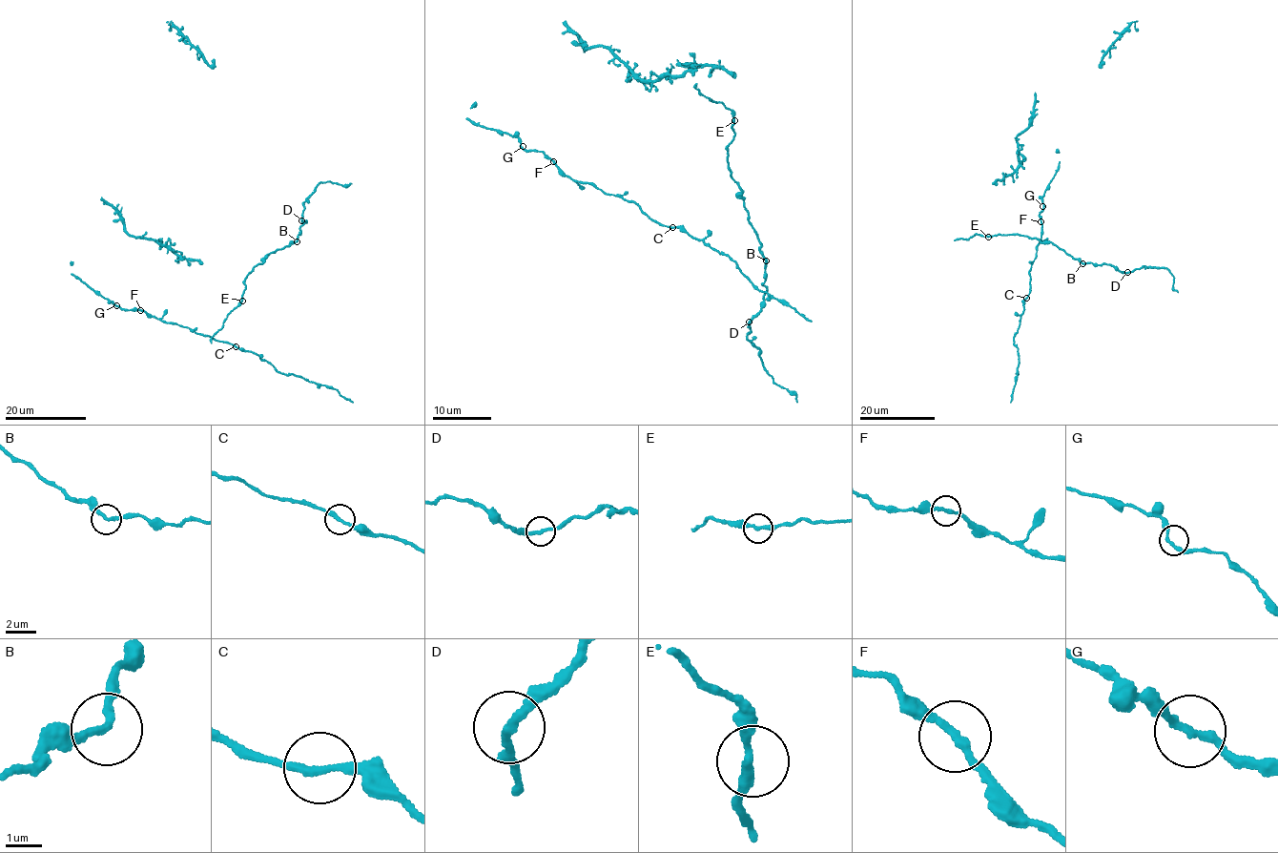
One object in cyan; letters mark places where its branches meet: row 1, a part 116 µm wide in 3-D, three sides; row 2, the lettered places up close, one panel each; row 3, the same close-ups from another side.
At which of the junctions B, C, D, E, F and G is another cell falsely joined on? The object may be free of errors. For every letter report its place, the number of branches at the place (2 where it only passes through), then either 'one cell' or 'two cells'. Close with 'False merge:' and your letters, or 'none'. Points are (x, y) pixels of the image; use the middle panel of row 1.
B: place (766, 260); branches 2; one cell
C: place (672, 227); branches 2; one cell
D: place (749, 322); branches 2; one cell
E: place (734, 120); branches 2; one cell
F: place (553, 161); branches 2; one cell
G: place (523, 146); branches 2; one cell
False merge: none

